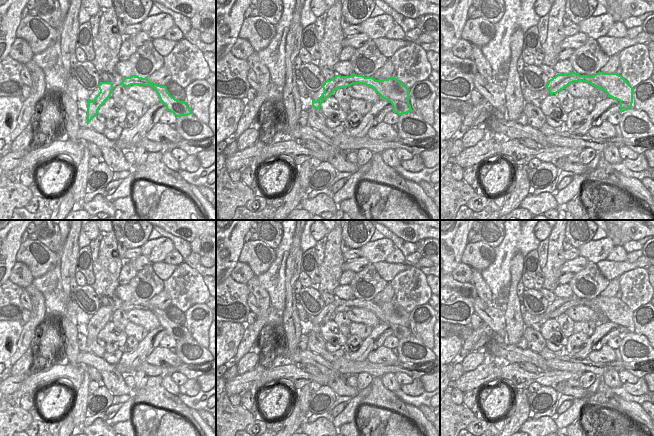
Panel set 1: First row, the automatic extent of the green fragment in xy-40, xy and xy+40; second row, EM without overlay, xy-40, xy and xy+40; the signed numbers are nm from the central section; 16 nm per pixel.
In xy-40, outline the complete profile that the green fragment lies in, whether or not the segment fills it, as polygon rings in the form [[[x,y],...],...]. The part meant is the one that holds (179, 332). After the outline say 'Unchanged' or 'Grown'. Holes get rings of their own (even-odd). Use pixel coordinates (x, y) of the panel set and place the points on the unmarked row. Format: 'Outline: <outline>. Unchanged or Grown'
Outline: [[[132,299],[130,301],[125,301],[119,309],[123,309],[125,311],[129,311],[131,309],[150,310],[158,318],[160,326],[162,326],[166,330],[166,333],[173,337],[176,341],[188,340],[192,338],[185,325],[175,323],[170,319],[166,310],[153,307],[149,305],[148,302]]]. Unchanged.

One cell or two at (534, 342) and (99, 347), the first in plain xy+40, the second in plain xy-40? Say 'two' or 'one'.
one

